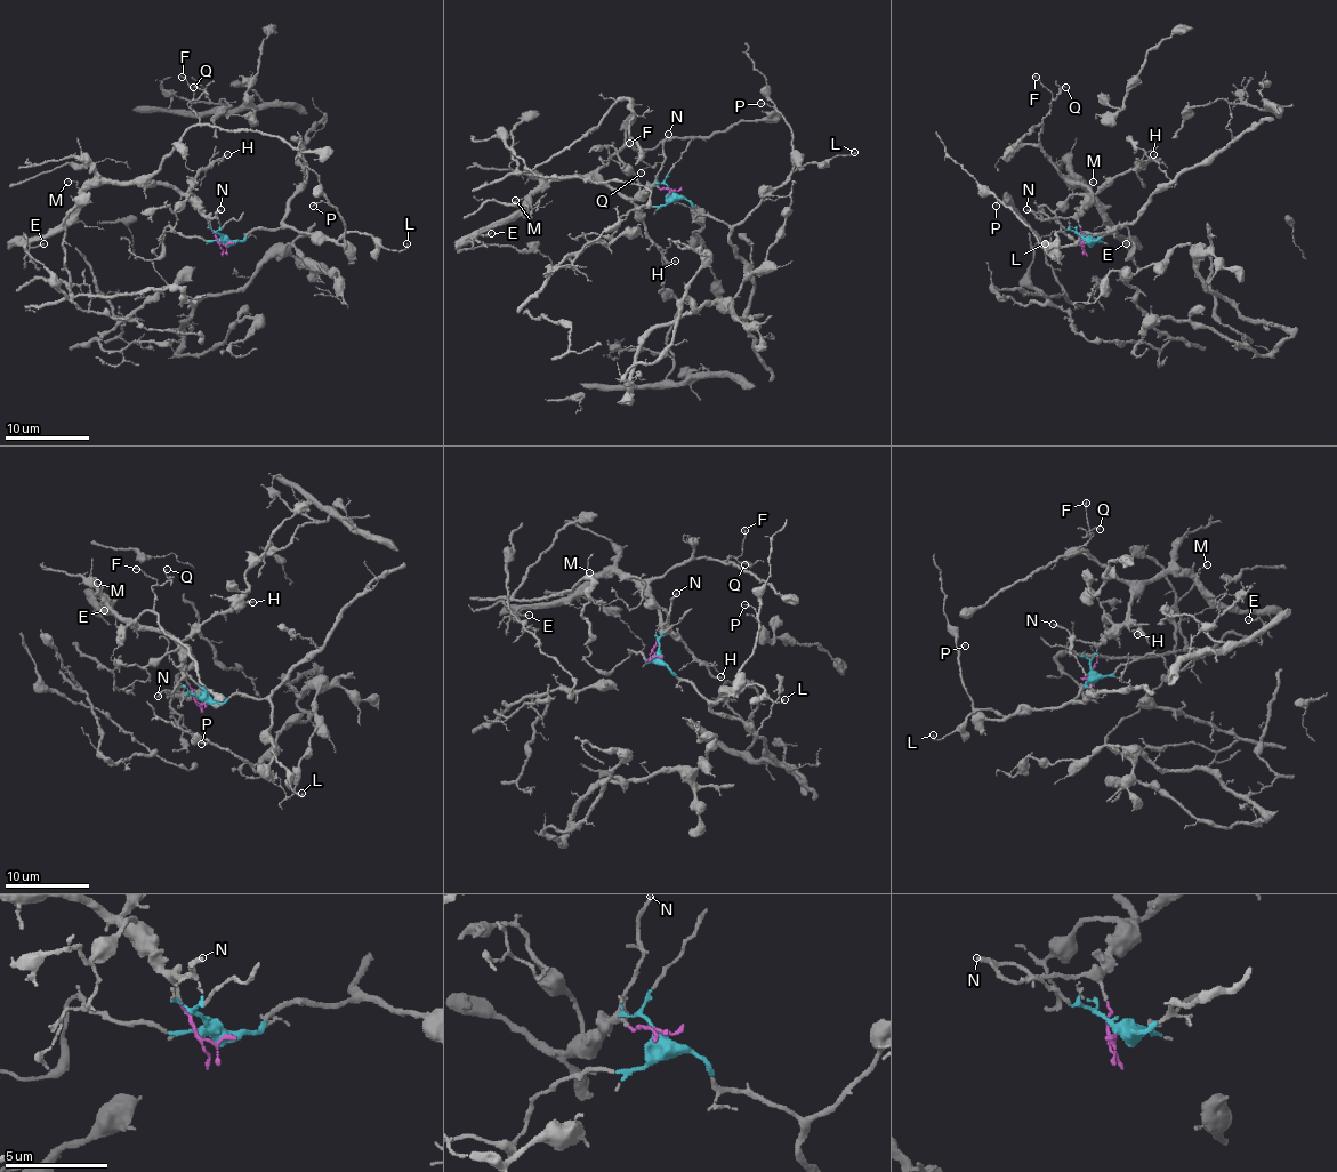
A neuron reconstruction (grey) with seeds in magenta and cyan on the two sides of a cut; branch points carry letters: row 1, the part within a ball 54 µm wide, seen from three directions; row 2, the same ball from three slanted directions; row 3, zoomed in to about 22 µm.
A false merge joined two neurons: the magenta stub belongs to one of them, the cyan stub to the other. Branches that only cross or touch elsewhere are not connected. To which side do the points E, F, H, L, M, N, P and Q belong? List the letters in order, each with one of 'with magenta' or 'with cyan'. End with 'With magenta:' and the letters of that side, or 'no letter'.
E: with magenta
F: with magenta
H: with magenta
L: with cyan
M: with magenta
N: with magenta
P: with cyan
Q: with magenta
With magenta: E, F, H, M, N, Q

